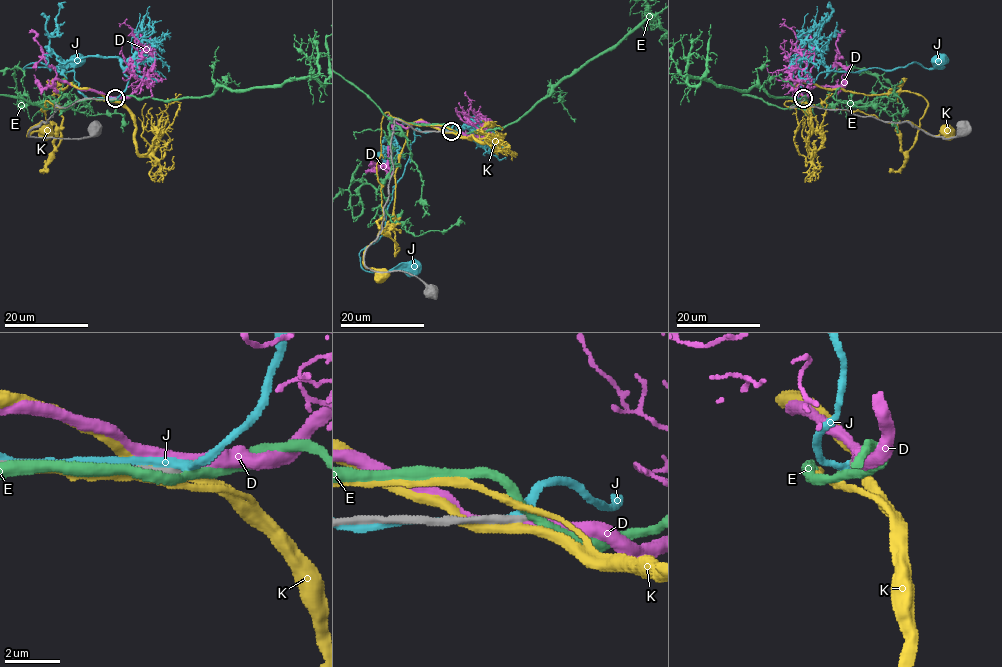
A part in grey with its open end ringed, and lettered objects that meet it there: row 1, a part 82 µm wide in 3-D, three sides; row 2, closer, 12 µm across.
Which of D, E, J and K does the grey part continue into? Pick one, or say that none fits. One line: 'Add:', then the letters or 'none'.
Add: D

